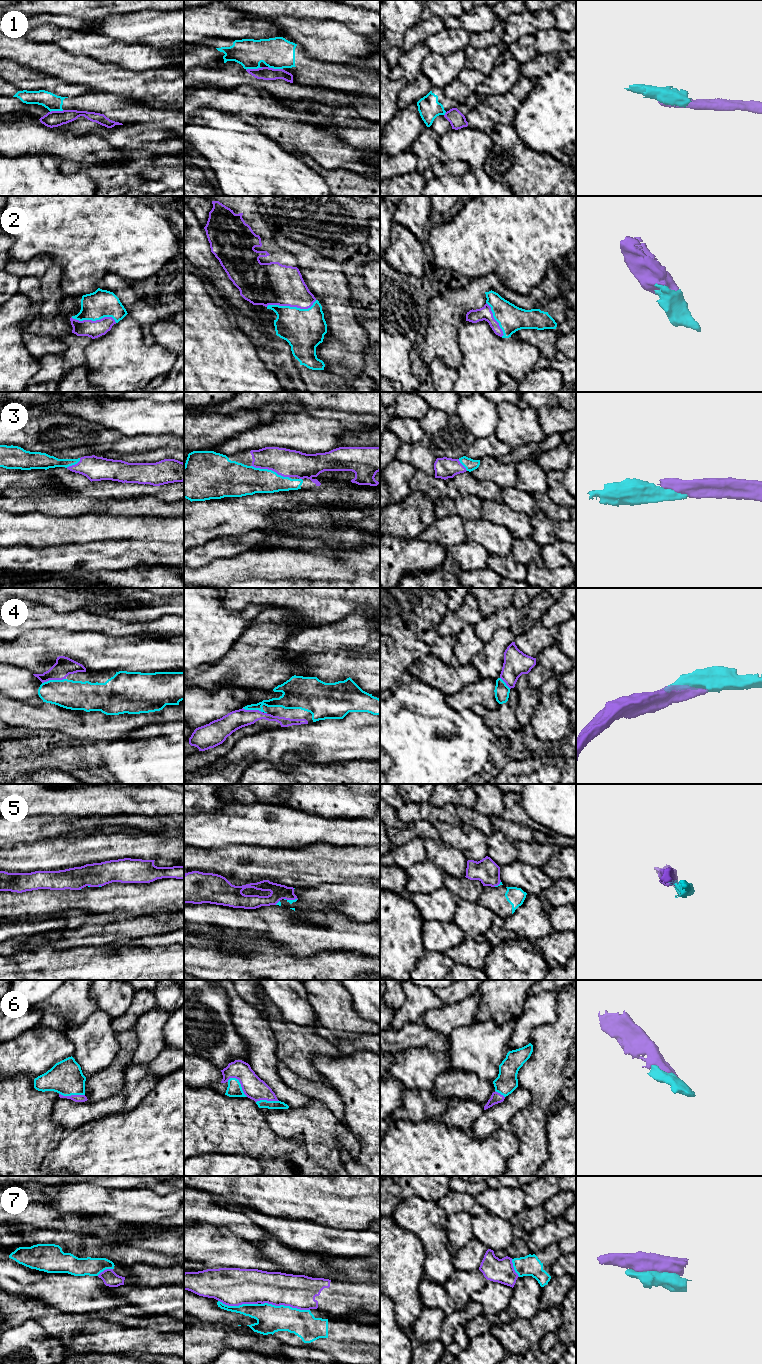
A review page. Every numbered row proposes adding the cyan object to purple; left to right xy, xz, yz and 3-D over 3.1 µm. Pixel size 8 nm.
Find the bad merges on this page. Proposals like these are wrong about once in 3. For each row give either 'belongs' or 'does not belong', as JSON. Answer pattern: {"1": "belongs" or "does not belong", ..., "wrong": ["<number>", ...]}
{"1": "does not belong", "2": "belongs", "3": "belongs", "4": "belongs", "5": "does not belong", "6": "belongs", "7": "does not belong", "wrong": ["1", "5", "7"]}

